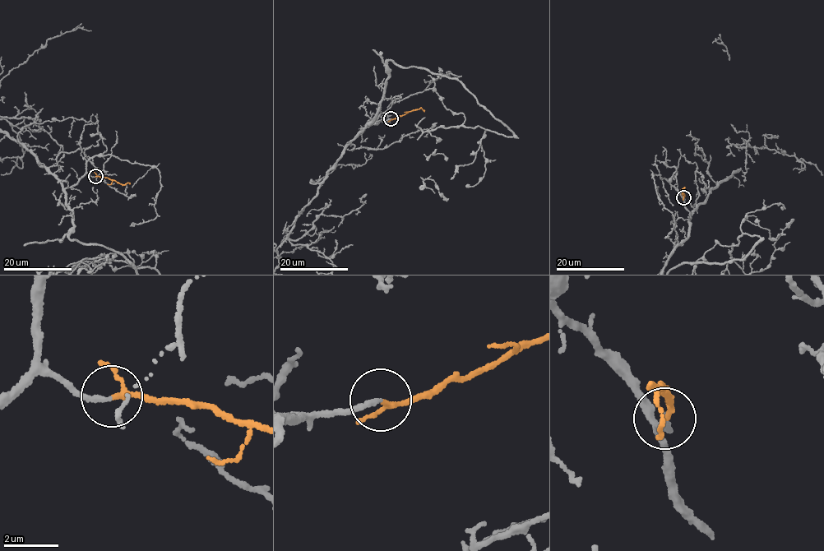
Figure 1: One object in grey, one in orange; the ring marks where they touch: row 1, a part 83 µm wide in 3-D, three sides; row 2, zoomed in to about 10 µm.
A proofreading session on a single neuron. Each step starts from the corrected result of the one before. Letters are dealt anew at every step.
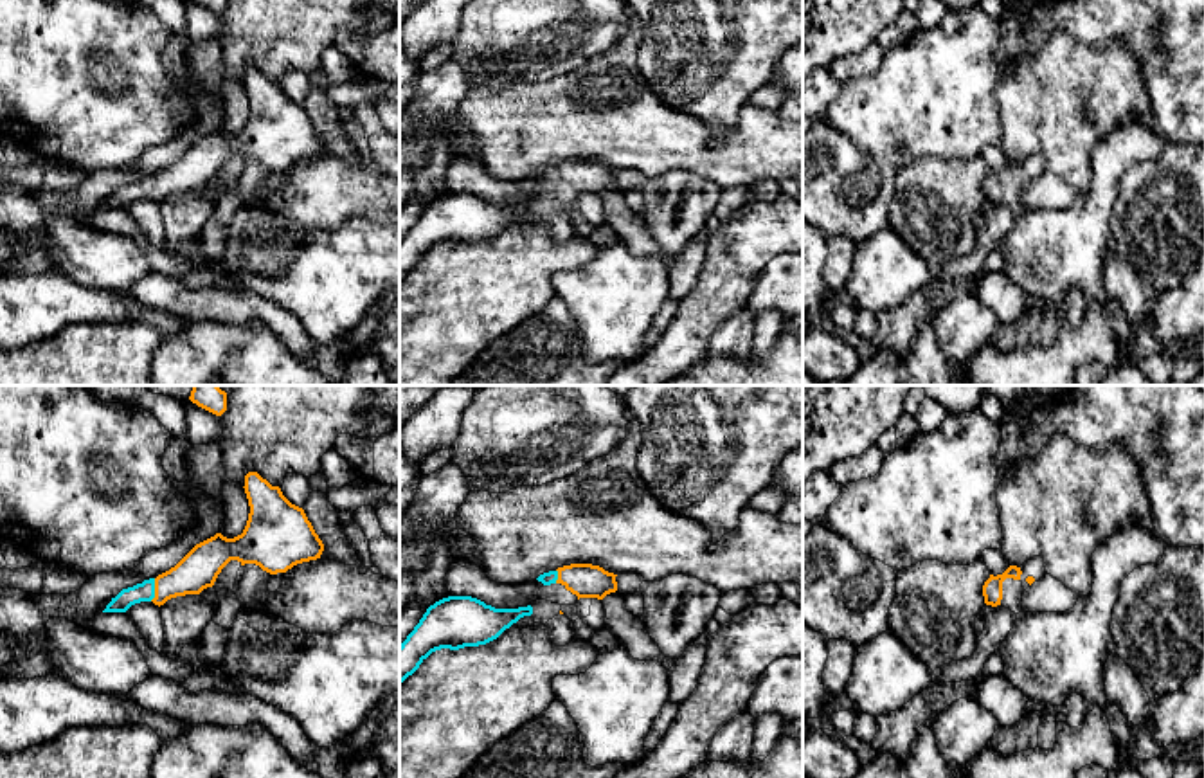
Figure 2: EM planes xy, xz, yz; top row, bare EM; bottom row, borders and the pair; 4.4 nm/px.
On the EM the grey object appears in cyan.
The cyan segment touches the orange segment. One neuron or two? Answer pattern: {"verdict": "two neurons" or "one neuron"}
{"verdict": "one neuron"}

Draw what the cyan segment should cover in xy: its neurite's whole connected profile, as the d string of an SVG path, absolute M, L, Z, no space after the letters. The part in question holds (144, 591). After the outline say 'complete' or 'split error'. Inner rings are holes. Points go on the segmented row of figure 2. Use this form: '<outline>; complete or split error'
M257 472L245 475L245 493L248 499L250 513L241 535L227 538L221 533L196 544L175 567L158 574L157 578L144 580L133 587L122 589L103 612L126 612L131 605L140 602L153 602L164 605L167 600L185 594L200 594L203 589L212 587L221 569L238 560L241 565L256 564L270 574L286 573L297 564L320 558L324 544L315 533L302 508L292 504L279 486L272 486Z; split error

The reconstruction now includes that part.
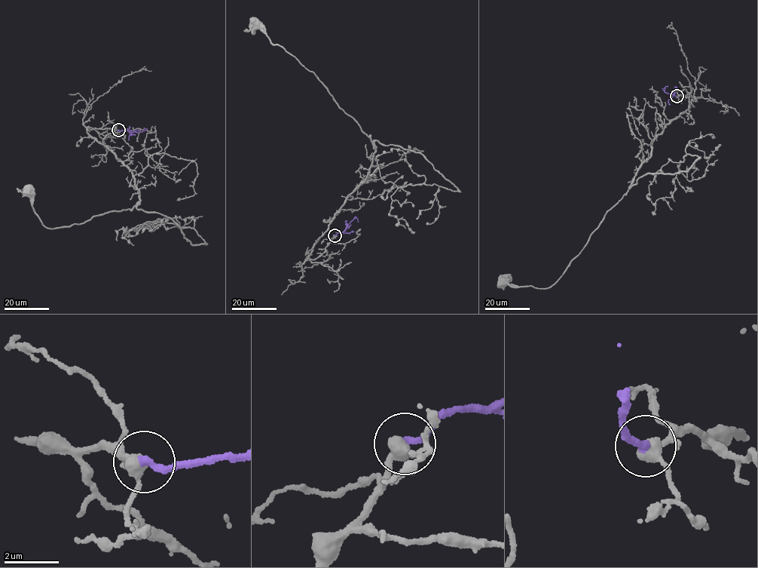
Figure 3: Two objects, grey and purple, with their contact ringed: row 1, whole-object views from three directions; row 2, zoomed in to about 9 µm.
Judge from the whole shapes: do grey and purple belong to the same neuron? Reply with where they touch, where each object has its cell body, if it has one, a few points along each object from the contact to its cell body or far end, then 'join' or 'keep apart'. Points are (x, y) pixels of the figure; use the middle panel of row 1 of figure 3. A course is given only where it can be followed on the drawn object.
at (334, 235); cell body of grey at (255, 24); no cell body on purple; grey runs (334, 235), (325, 250), (310, 259), (313, 244), (368, 176), (375, 148), (313, 72), (273, 44), (255, 23); purple runs (334, 235), (342, 232), (355, 217), (359, 222); join

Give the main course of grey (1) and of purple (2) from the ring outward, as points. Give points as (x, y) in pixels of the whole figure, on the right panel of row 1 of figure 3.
1: (677, 96), (693, 97), (690, 107), (657, 136), (651, 157), (628, 190), (560, 278), (540, 289), (502, 281)
2: (677, 96), (675, 93), (664, 92), (667, 86)

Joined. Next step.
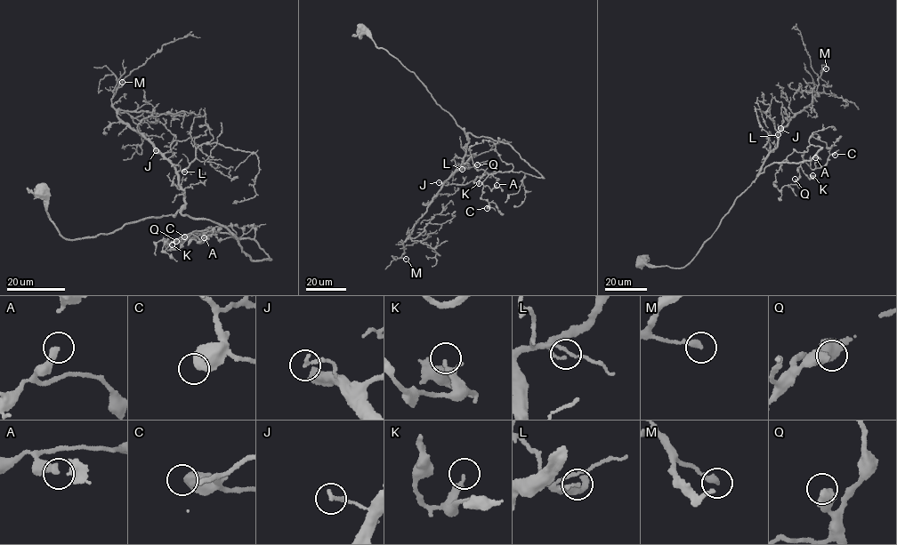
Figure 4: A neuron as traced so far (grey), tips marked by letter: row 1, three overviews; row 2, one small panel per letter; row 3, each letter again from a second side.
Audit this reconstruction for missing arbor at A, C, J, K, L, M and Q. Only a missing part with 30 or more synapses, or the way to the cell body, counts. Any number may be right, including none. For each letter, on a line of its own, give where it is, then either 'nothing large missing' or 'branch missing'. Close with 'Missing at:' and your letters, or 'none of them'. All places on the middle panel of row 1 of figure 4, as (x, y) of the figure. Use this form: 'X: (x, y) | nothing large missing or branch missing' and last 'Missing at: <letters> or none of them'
A: (496, 185) | nothing large missing
C: (487, 208) | nothing large missing
J: (439, 182) | nothing large missing
K: (479, 183) | nothing large missing
L: (462, 169) | nothing large missing
M: (406, 259) | nothing large missing
Q: (477, 164) | nothing large missing
Missing at: none of them

